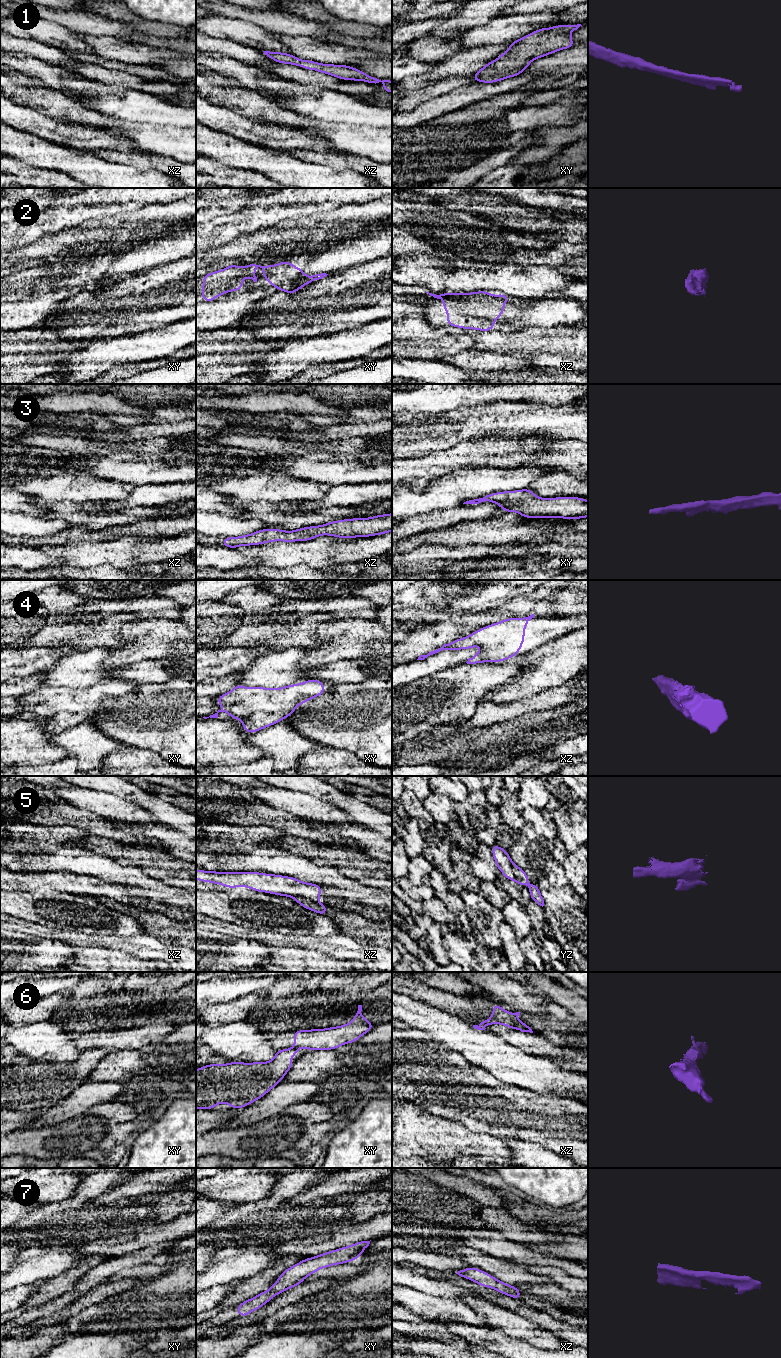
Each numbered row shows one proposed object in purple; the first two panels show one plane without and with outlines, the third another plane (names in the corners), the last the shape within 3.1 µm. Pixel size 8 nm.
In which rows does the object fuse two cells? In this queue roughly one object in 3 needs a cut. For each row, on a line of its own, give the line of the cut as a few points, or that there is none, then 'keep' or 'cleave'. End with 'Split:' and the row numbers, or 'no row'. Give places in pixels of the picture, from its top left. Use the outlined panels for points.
1: no cut; keep
2: no cut; keep
3: no cut; keep
4: no cut; keep
5: cut in xz along (293, 897), (303, 897), (316, 902); cleave
6: cut in xy along (289, 1048), (294, 1049); cleave
7: no cut; keep
Split: 5, 6

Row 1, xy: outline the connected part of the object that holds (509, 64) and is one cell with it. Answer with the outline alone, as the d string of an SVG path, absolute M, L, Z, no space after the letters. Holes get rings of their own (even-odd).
M556 25L550 28L540 28L518 40L512 41L507 52L502 53L496 60L488 62L472 75L474 82L494 83L522 74L530 66L531 61L573 47L575 43L570 37L570 33L580 26L582 25Z

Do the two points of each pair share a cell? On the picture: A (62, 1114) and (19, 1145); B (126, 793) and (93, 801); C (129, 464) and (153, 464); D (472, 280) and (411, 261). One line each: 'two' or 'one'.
A: two
B: two
C: one
D: one

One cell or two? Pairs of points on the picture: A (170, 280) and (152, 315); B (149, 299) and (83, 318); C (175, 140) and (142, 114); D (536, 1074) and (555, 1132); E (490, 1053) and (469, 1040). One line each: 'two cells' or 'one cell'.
A: one cell
B: one cell
C: two cells
D: two cells
E: one cell

